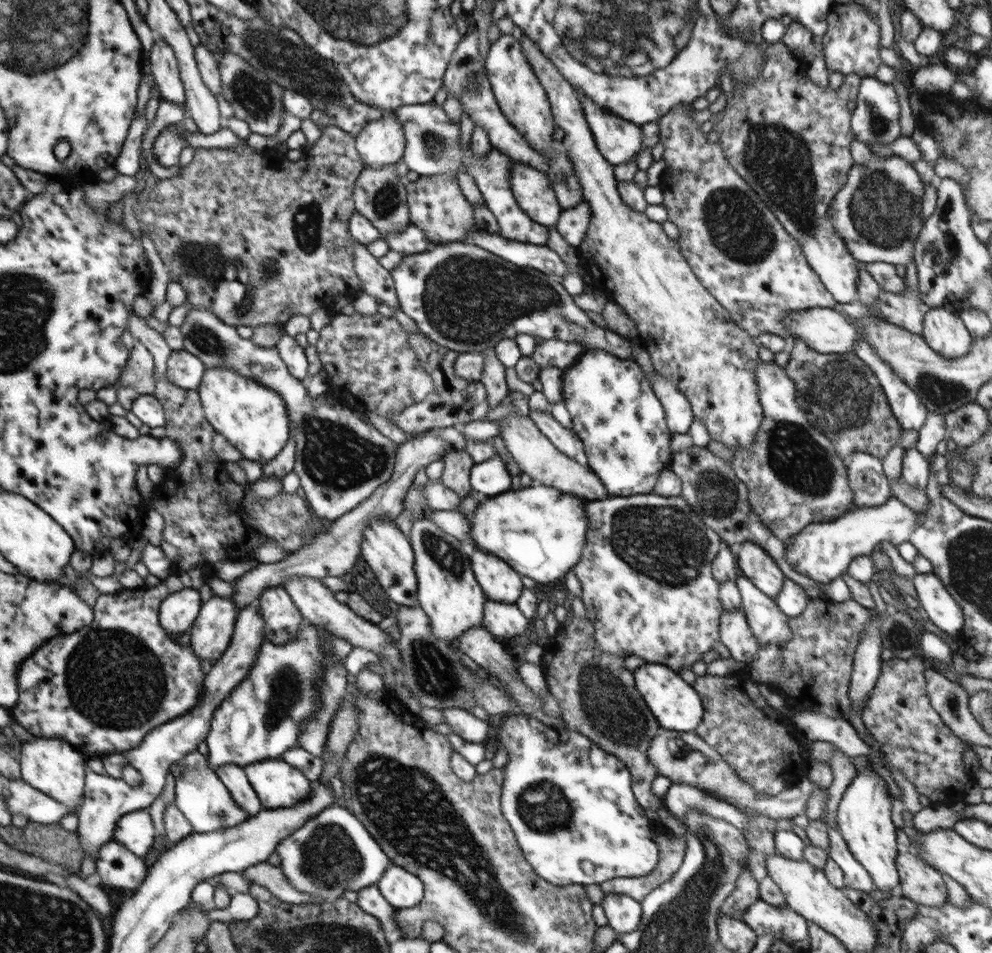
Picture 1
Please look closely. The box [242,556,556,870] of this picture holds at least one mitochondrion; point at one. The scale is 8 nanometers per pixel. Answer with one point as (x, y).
(285, 691)

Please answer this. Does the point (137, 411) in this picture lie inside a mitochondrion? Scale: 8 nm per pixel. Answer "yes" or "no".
no

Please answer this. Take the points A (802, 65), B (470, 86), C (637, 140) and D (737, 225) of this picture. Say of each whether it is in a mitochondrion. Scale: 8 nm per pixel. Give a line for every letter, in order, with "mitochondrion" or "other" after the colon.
A: other
B: mitochondrion
C: other
D: mitochondrion

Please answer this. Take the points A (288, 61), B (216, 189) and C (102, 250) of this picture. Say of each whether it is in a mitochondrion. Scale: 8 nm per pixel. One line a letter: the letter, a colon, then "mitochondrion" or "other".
A: mitochondrion
B: other
C: other

